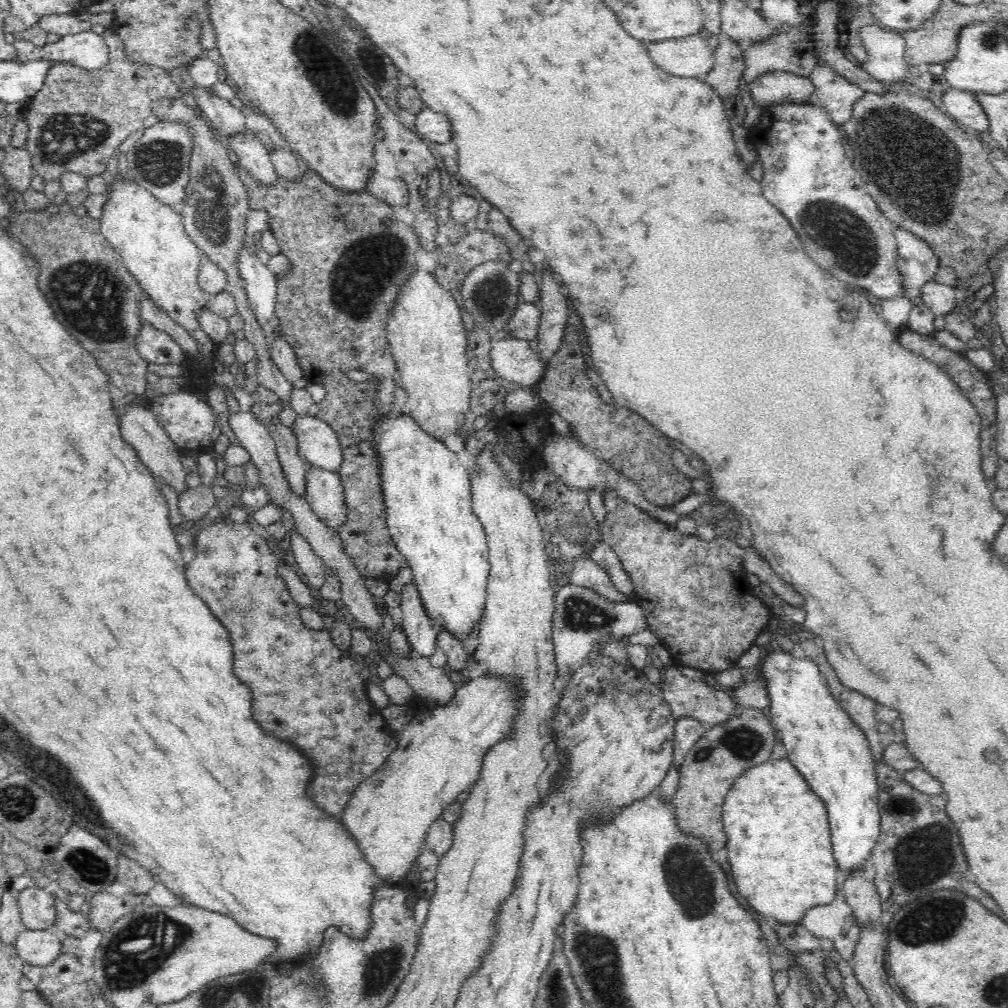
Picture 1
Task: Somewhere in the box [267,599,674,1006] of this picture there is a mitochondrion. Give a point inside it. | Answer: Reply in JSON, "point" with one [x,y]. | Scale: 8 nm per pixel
{"point":[382,967]}

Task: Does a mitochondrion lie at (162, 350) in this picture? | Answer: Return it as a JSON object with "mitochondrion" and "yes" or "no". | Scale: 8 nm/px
{"mitochondrion":"yes"}

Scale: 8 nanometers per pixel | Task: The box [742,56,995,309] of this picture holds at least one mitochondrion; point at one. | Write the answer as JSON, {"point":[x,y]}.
{"point":[895,149]}

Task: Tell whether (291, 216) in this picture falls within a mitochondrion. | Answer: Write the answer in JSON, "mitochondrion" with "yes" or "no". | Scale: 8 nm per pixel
{"mitochondrion":"no"}

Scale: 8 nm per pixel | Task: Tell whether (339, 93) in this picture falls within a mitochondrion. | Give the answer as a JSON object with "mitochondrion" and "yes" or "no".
{"mitochondrion":"yes"}

